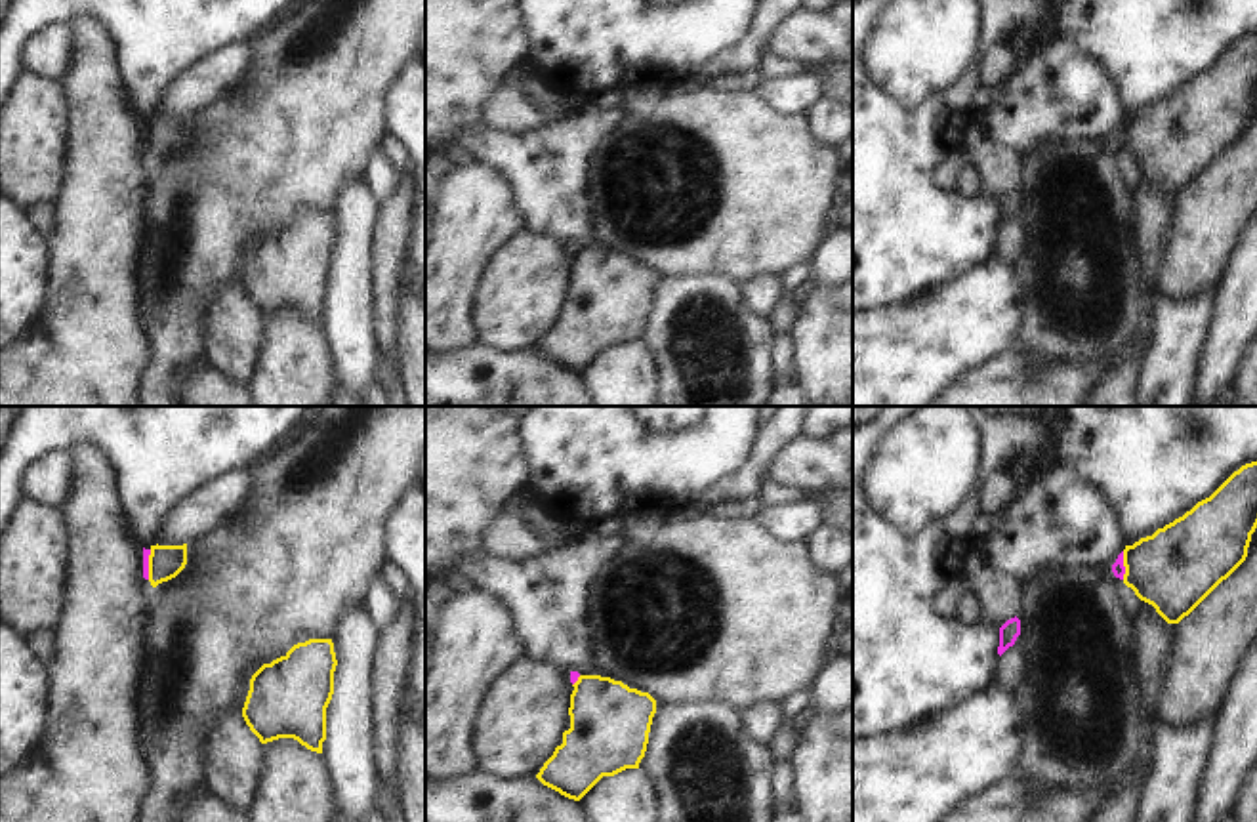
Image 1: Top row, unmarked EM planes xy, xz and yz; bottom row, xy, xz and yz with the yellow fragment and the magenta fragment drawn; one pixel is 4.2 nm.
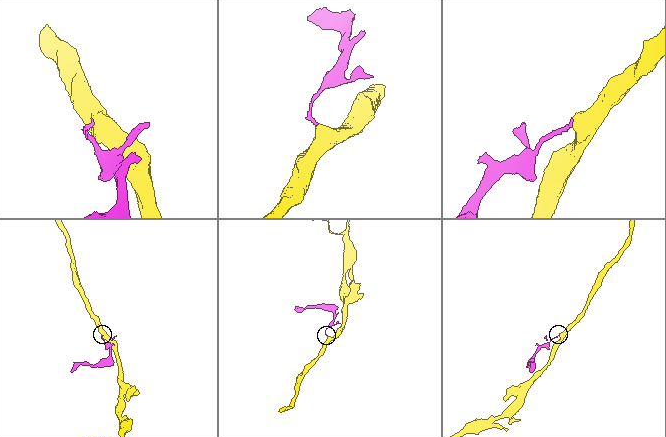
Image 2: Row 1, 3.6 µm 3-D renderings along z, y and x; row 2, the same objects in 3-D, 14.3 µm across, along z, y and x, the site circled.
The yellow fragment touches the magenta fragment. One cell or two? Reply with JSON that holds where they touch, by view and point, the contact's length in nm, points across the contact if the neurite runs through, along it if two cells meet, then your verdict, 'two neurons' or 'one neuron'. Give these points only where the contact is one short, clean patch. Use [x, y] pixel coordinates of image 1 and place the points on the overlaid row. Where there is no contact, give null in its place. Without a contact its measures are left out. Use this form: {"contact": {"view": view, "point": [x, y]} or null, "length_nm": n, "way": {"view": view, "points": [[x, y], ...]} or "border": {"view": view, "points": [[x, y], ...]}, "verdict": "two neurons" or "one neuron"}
{"contact": {"view": "yz", "point": [1124, 565]}, "length_nm": 120, "border": {"view": "yz", "points": [[1122, 552], [1124, 578]]}, "verdict": "two neurons"}

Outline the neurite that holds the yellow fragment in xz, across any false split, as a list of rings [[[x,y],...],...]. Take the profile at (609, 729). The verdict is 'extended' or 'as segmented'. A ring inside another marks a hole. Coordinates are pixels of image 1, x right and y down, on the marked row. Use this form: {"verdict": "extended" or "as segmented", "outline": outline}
{"verdict": "as segmented", "outline": [[[580,675],[570,694],[570,729],[536,778],[580,801],[603,776],[639,769],[656,700],[622,681]]]}

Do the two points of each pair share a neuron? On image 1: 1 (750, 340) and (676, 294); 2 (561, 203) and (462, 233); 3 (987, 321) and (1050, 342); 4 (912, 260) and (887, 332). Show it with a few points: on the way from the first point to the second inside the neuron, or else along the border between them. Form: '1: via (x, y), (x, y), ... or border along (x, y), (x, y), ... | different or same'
1: via (731, 340), (725, 340), (695, 311) | same
2: border along (500, 174), (512, 189), (525, 229) | different
3: border along (1021, 287), (1021, 327), (1011, 344) | different
4: border along (939, 287), (872, 311) | different

